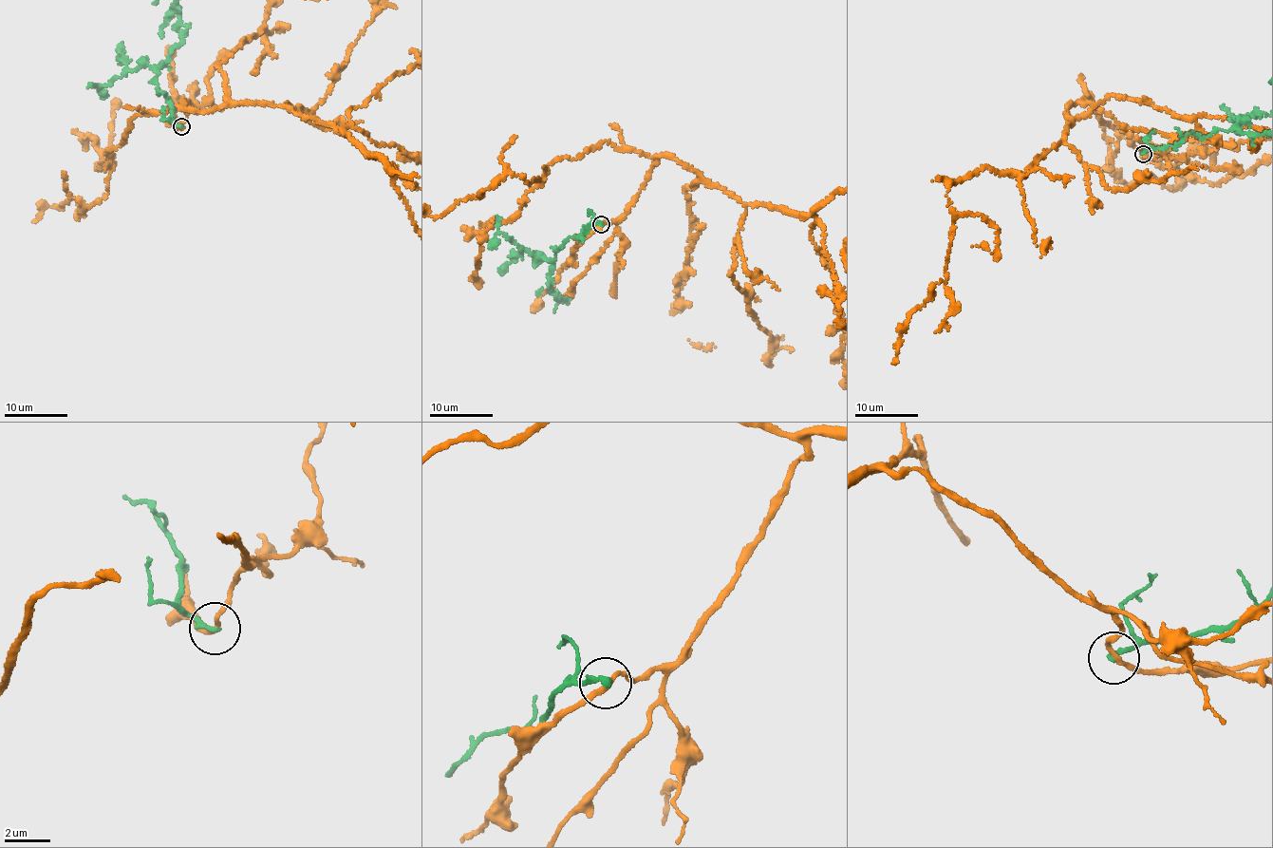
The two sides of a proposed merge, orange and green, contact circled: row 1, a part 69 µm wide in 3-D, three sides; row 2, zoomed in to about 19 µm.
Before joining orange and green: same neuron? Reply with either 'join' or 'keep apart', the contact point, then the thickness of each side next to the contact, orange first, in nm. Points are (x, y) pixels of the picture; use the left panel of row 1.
keep apart; at (181, 126); 200 nm thick on the orange side, 240 nm on the other

